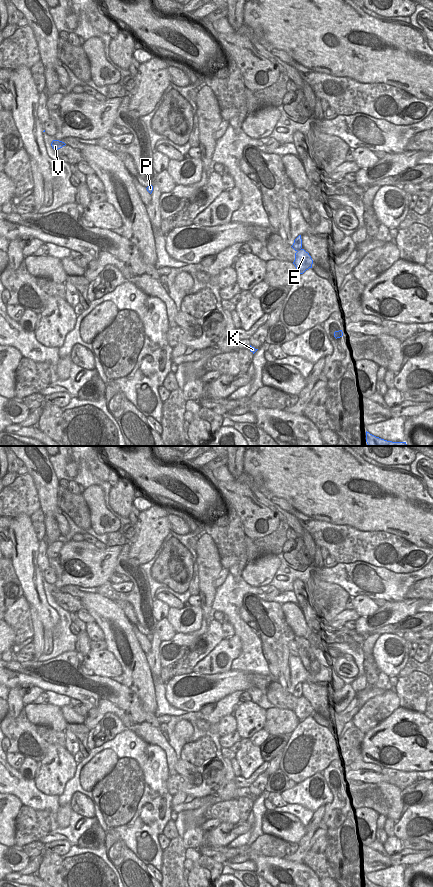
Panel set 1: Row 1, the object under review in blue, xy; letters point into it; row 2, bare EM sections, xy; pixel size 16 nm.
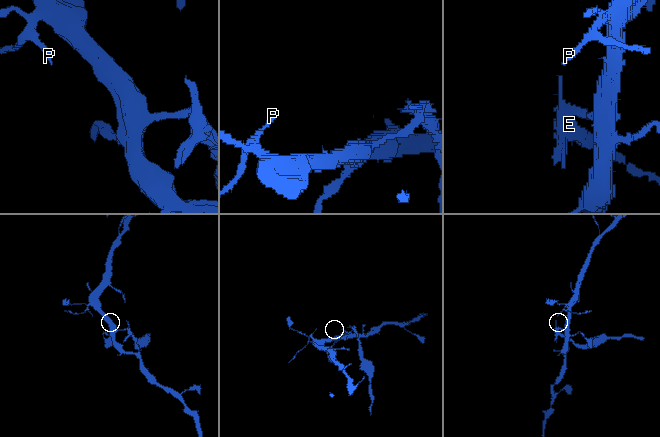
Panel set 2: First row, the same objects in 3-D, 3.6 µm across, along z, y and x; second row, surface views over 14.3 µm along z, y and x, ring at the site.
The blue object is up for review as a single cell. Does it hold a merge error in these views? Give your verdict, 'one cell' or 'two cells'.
two cells

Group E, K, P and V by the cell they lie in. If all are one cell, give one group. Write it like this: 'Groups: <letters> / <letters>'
Groups: E / K P V

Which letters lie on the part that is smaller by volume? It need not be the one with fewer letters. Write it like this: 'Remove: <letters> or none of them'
Remove: E

